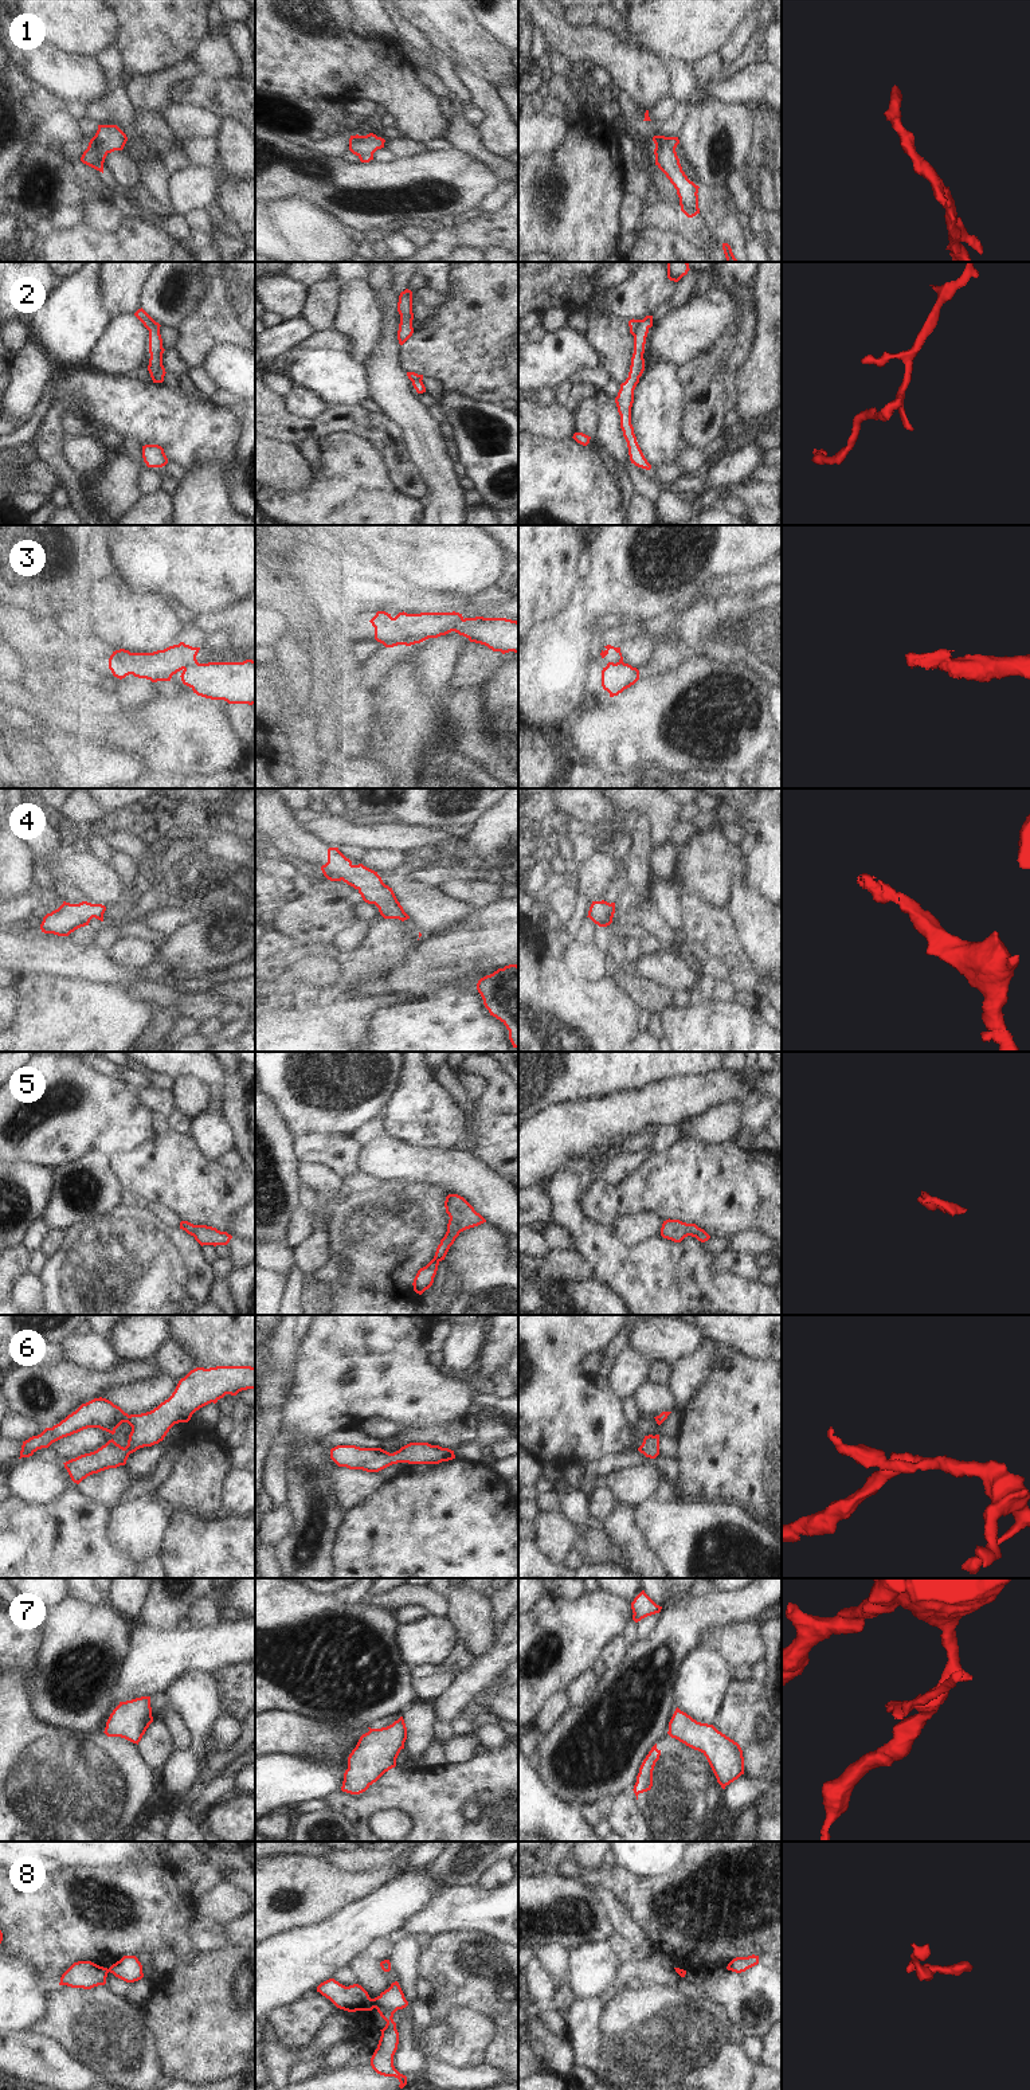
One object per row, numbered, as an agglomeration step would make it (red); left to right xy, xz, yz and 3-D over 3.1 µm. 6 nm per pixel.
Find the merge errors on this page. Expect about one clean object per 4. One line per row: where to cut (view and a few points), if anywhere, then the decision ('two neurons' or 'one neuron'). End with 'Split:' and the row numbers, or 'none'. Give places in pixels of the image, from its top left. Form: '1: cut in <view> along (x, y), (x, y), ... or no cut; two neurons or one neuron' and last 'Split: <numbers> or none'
1: no cut; one neuron
2: no cut; one neuron
3: cut in xy along (198, 662), (184, 669); two neurons
4: no cut; one neuron
5: no cut; one neuron
6: no cut; one neuron
7: cut in yz along (670, 1734), (676, 1737); two neurons
8: cut in xz along (371, 1999), (375, 2007); two neurons
Split: 3, 7, 8

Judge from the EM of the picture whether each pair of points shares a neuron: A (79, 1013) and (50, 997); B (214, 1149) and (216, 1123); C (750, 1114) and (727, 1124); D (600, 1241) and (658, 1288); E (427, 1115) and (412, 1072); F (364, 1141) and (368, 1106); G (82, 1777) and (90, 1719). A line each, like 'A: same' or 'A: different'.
A: same
B: same
C: different
D: same
E: same
F: different
G: different

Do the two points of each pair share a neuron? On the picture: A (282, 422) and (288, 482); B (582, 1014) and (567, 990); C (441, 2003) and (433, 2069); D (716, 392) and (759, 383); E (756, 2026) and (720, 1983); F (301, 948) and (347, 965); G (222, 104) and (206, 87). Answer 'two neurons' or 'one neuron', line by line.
A: two neurons
B: one neuron
C: two neurons
D: two neurons
E: one neuron
F: one neuron
G: one neuron

